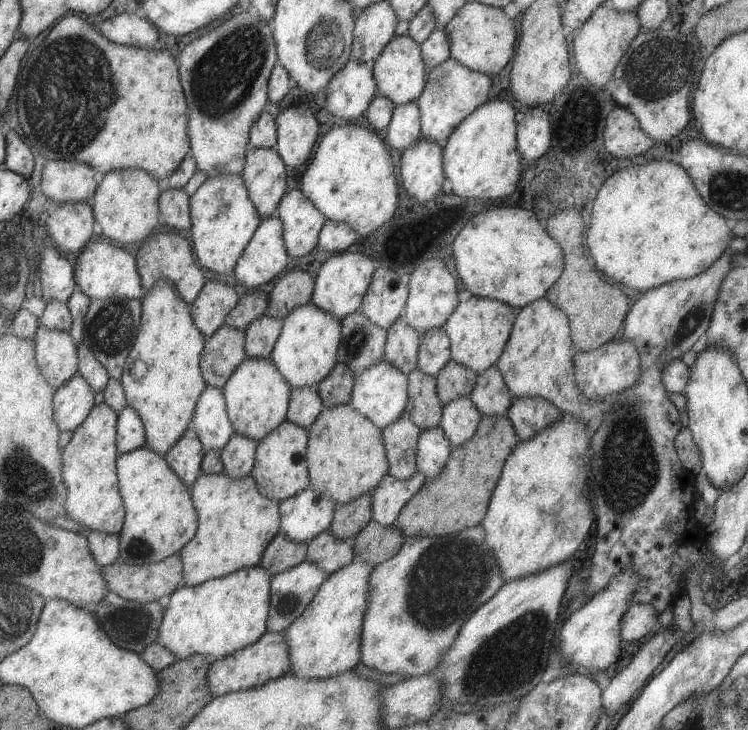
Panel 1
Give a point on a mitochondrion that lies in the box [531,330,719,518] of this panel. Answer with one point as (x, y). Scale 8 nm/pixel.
(683, 478)

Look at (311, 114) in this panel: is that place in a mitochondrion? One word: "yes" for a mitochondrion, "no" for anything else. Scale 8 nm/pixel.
no

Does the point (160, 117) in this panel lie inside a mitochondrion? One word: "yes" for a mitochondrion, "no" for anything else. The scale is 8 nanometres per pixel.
no

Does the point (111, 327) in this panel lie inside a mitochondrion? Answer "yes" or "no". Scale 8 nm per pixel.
yes

